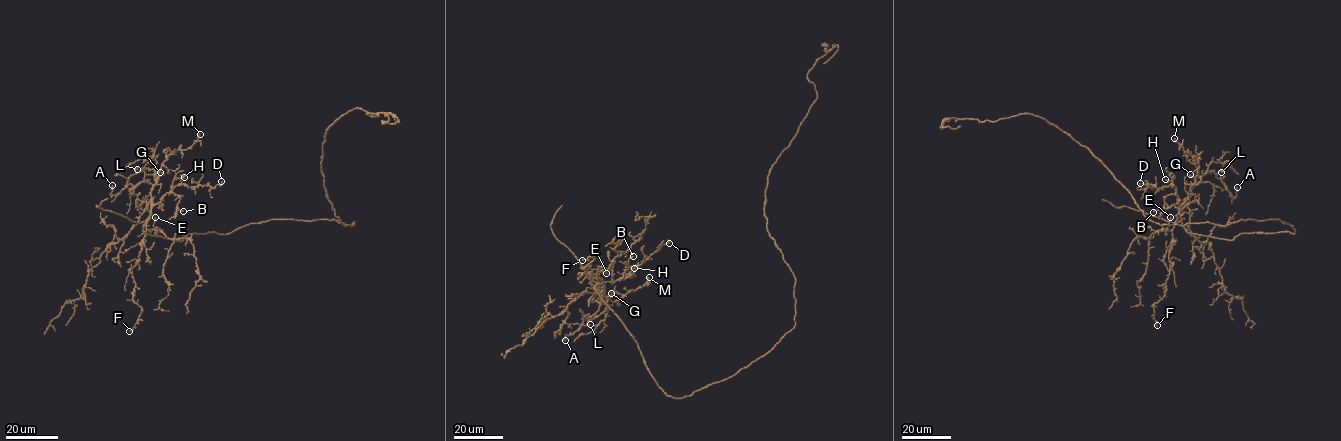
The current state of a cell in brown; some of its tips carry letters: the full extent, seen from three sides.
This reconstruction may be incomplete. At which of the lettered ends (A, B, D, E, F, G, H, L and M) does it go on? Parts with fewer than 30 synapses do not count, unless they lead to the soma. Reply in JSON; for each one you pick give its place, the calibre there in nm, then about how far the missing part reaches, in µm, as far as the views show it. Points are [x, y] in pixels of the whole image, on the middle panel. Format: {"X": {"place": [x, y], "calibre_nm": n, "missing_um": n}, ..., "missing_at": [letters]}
{"missing_at": []}

